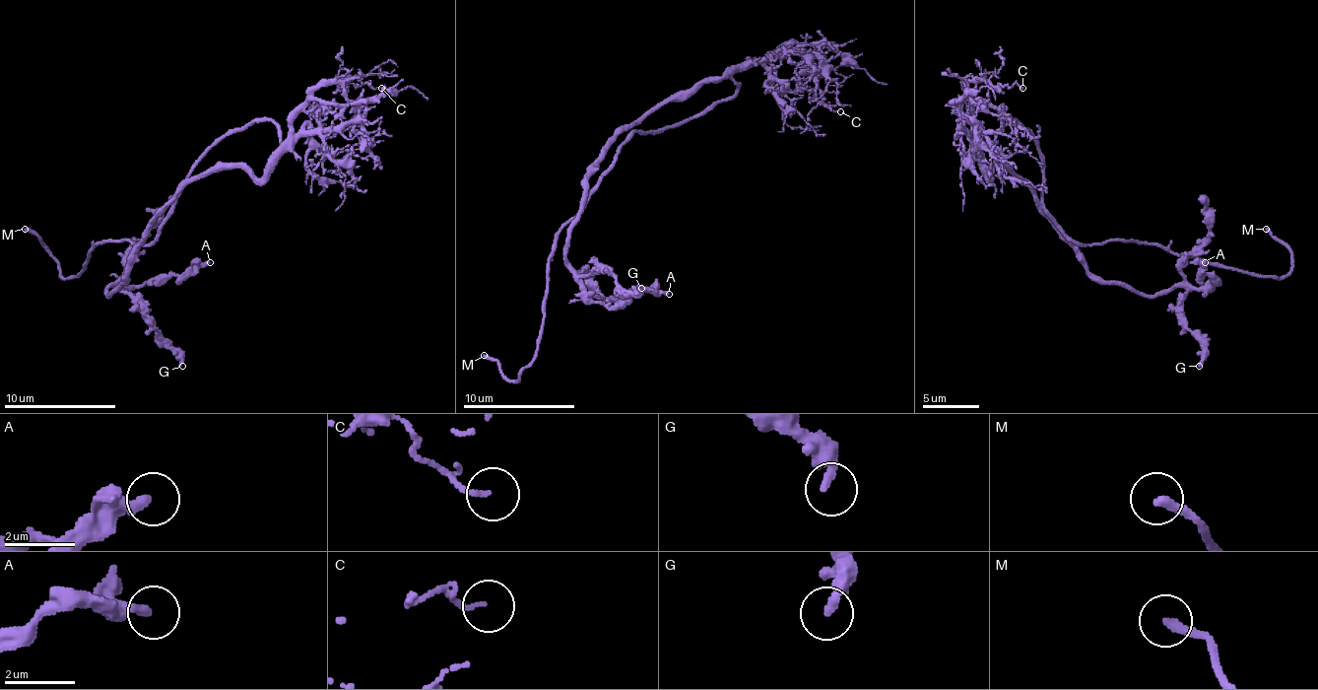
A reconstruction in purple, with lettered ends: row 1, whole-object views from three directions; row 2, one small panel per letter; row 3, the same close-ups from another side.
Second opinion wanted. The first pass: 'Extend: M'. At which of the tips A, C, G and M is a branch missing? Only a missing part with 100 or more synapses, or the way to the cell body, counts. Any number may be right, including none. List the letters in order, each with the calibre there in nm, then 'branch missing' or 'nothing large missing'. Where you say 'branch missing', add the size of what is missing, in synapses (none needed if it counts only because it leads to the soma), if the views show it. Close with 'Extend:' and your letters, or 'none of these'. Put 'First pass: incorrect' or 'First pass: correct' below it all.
A: calibre 280 nm; nothing large missing
C: calibre 120 nm; nothing large missing
G: calibre 320 nm; nothing large missing
M: calibre 260 nm; branch missing
Extend: M
First pass: correct

